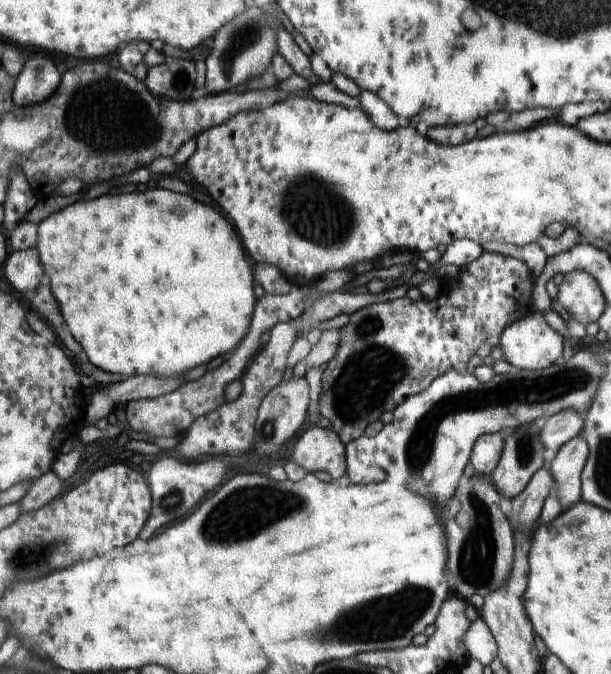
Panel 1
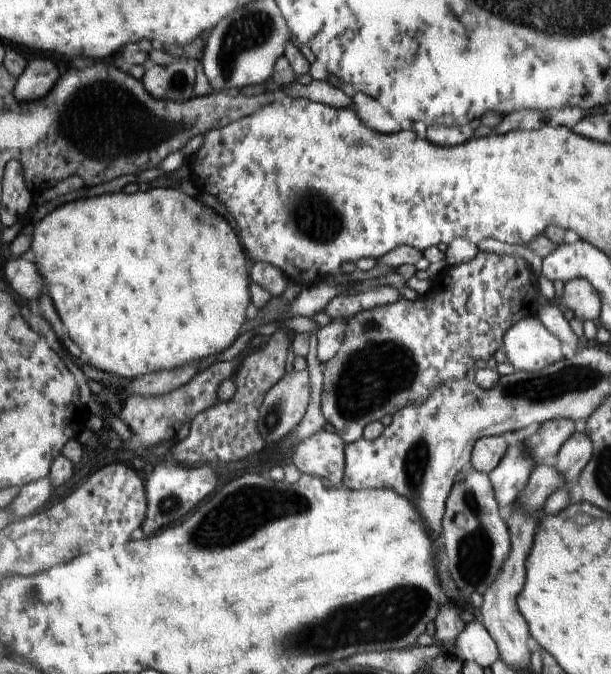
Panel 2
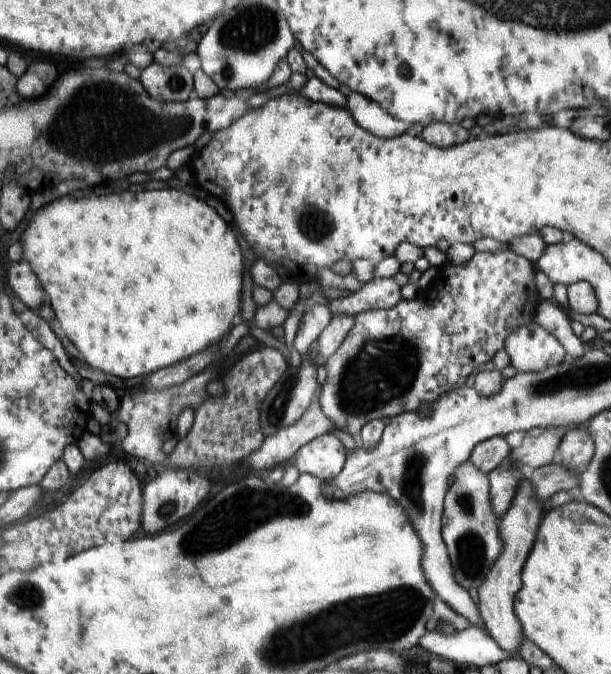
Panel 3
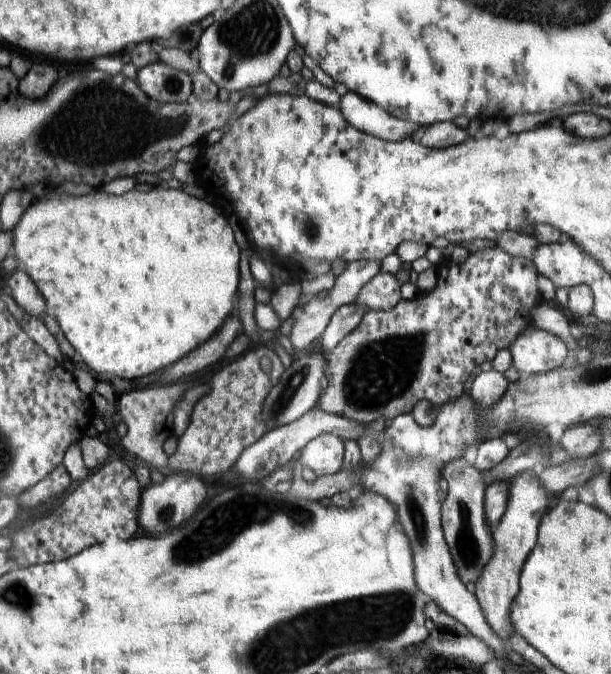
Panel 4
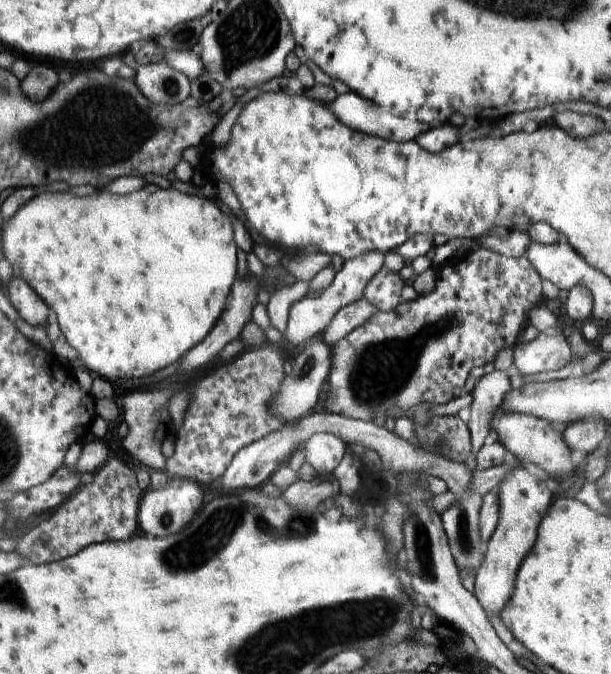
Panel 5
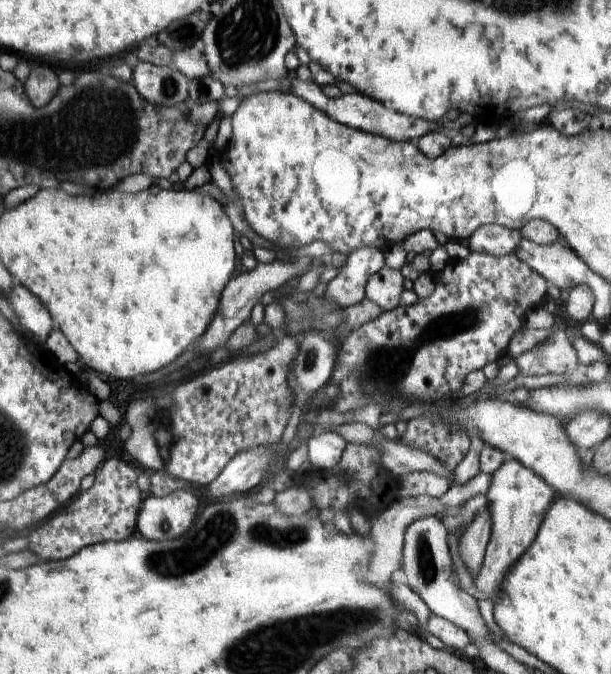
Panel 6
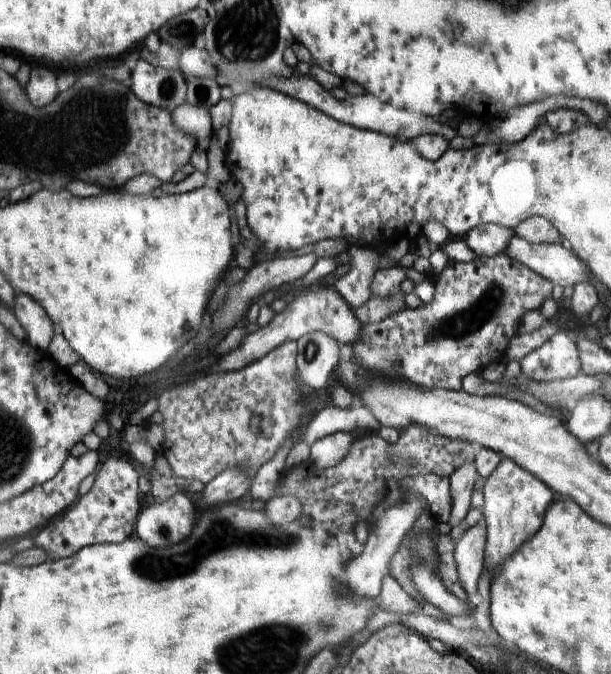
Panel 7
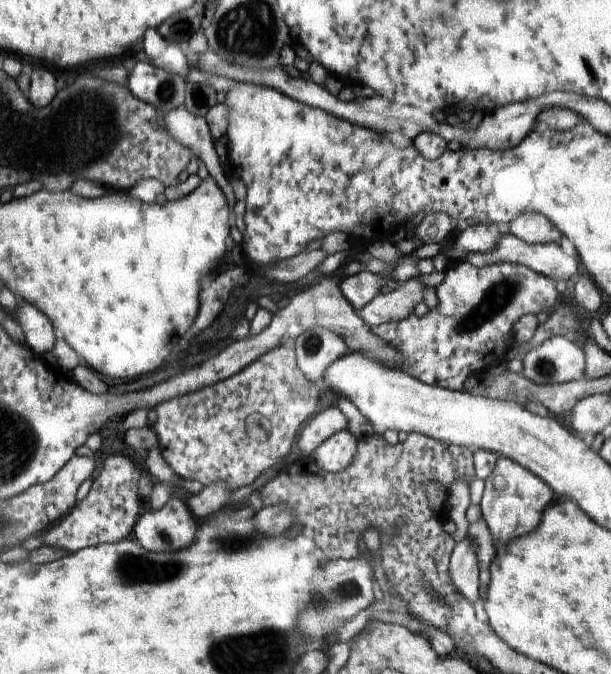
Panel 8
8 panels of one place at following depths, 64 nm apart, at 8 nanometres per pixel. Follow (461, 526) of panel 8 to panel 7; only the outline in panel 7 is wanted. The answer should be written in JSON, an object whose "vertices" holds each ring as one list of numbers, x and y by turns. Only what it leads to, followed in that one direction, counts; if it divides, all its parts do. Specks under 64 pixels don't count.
{"vertices":[[466,462,450,475,449,482,452,498,451,516,448,520,450,525,459,525,470,511,477,477,476,462]]}

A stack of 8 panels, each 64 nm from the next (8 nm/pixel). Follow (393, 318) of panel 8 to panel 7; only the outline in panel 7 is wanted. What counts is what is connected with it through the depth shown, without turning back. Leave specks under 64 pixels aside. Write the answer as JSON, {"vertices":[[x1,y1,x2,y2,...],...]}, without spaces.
{"vertices":[[404,293,394,294,390,298,370,298,362,306,352,309,352,314,356,316,360,324,380,322,386,316,392,316,394,312,400,312,406,307]]}

